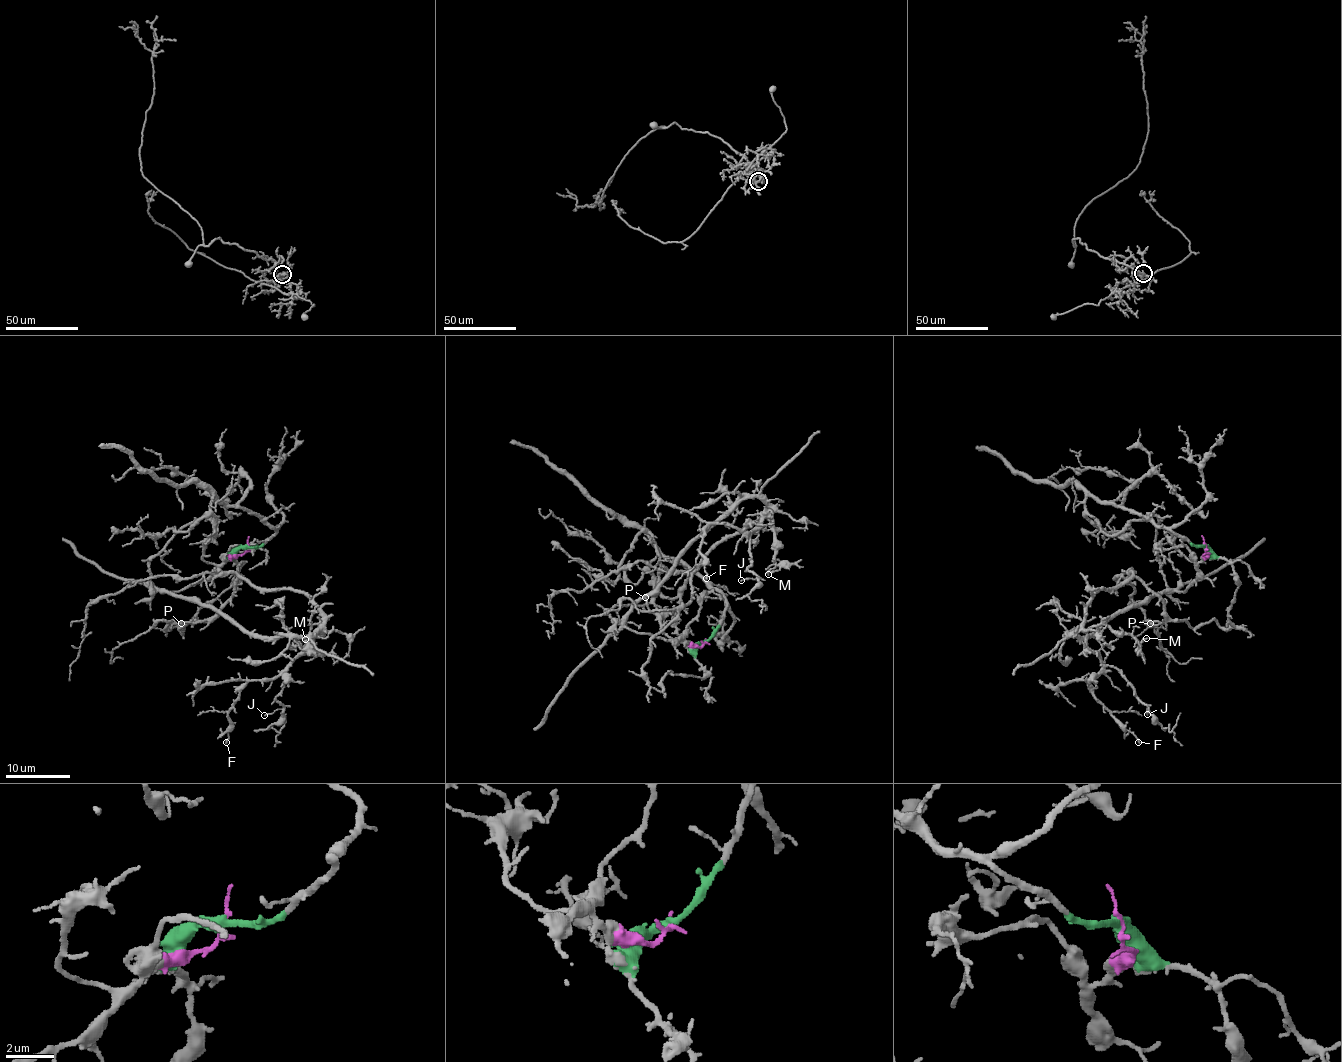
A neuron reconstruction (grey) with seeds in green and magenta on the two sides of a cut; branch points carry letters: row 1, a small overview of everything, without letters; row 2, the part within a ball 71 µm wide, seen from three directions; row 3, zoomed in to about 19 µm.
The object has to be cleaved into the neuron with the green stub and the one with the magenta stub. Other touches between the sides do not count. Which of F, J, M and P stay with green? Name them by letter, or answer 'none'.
none

